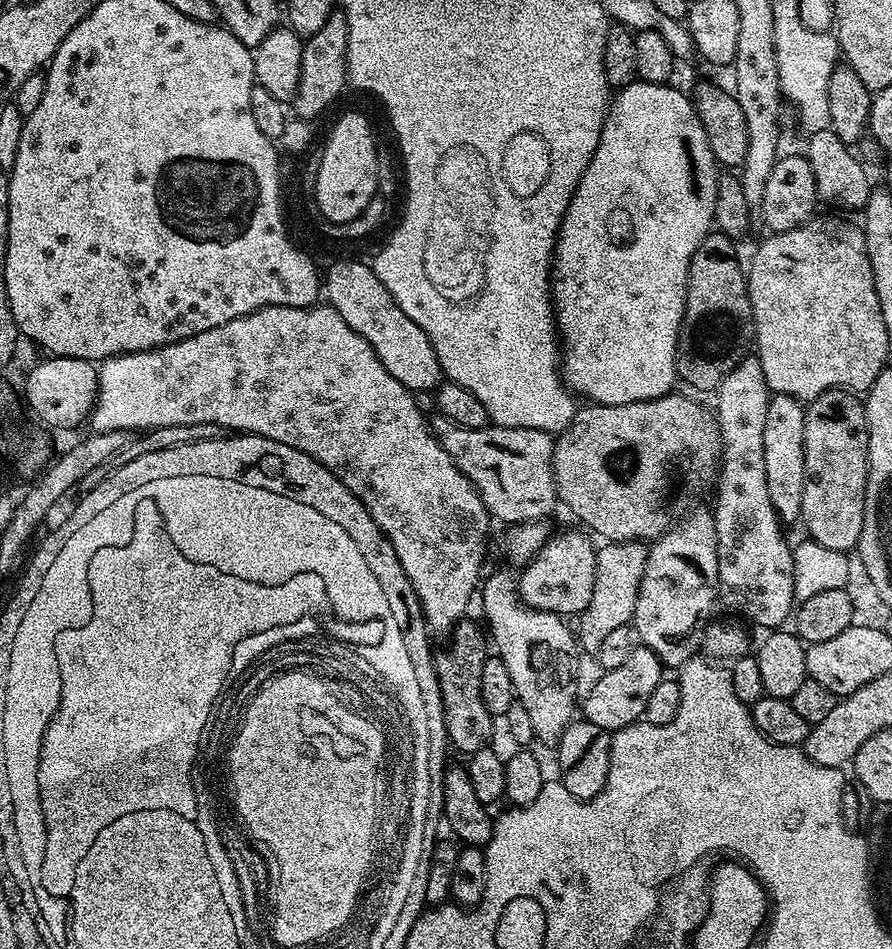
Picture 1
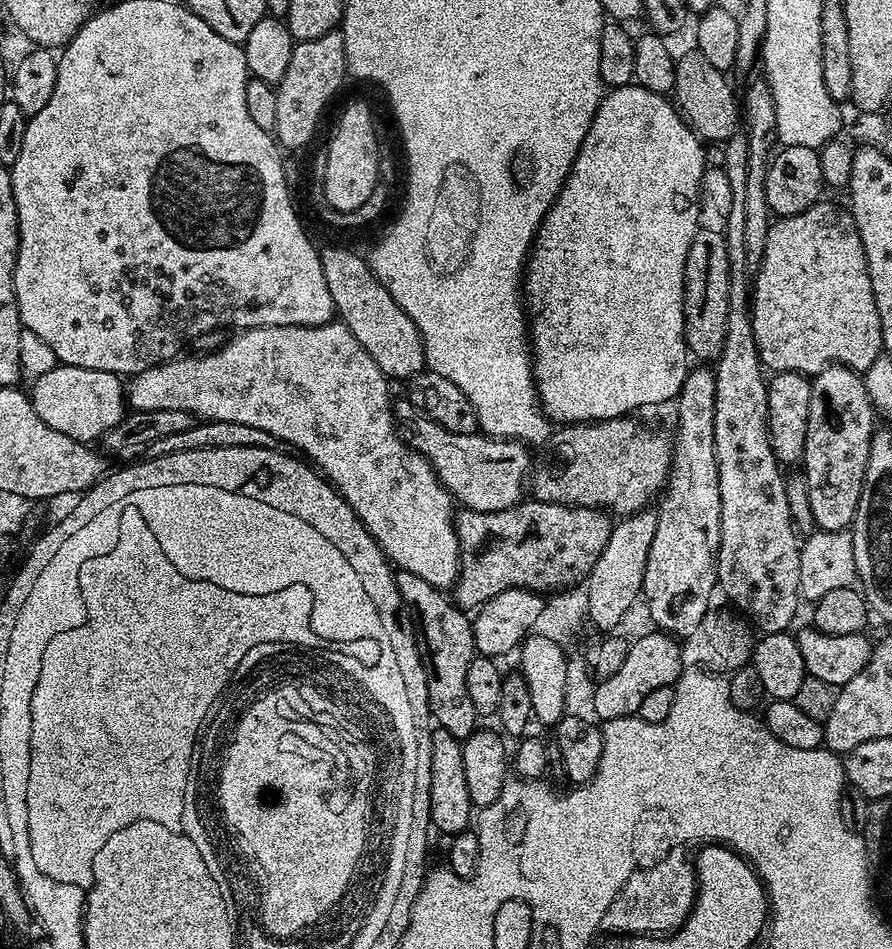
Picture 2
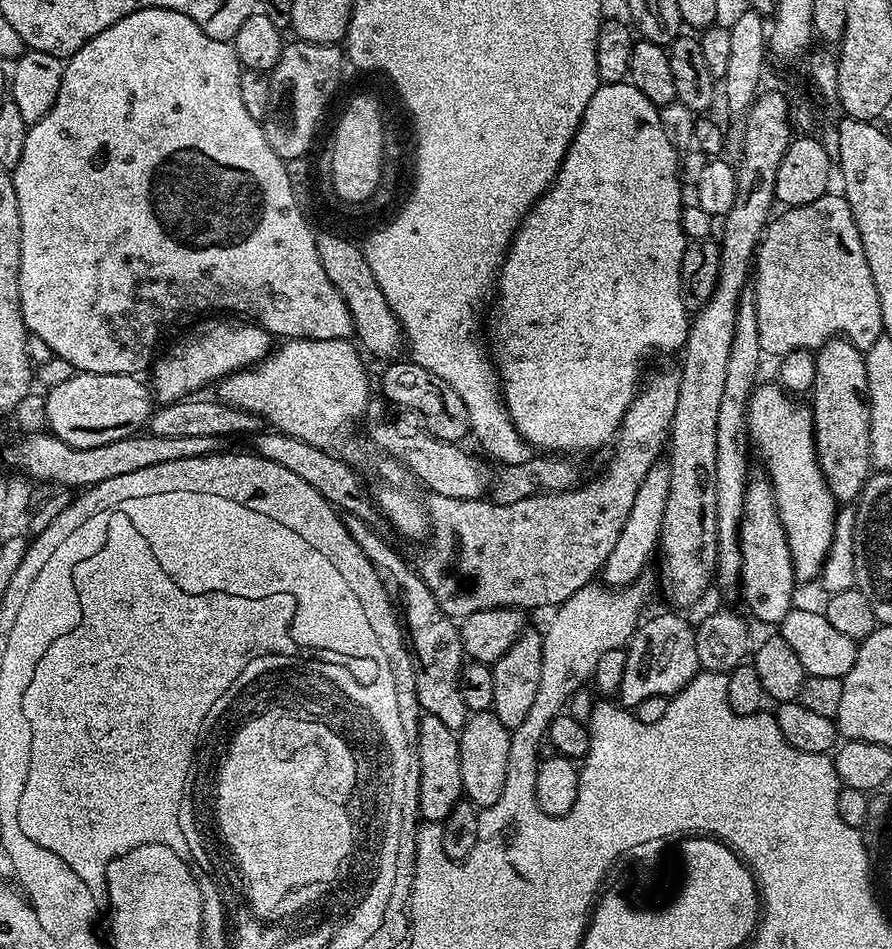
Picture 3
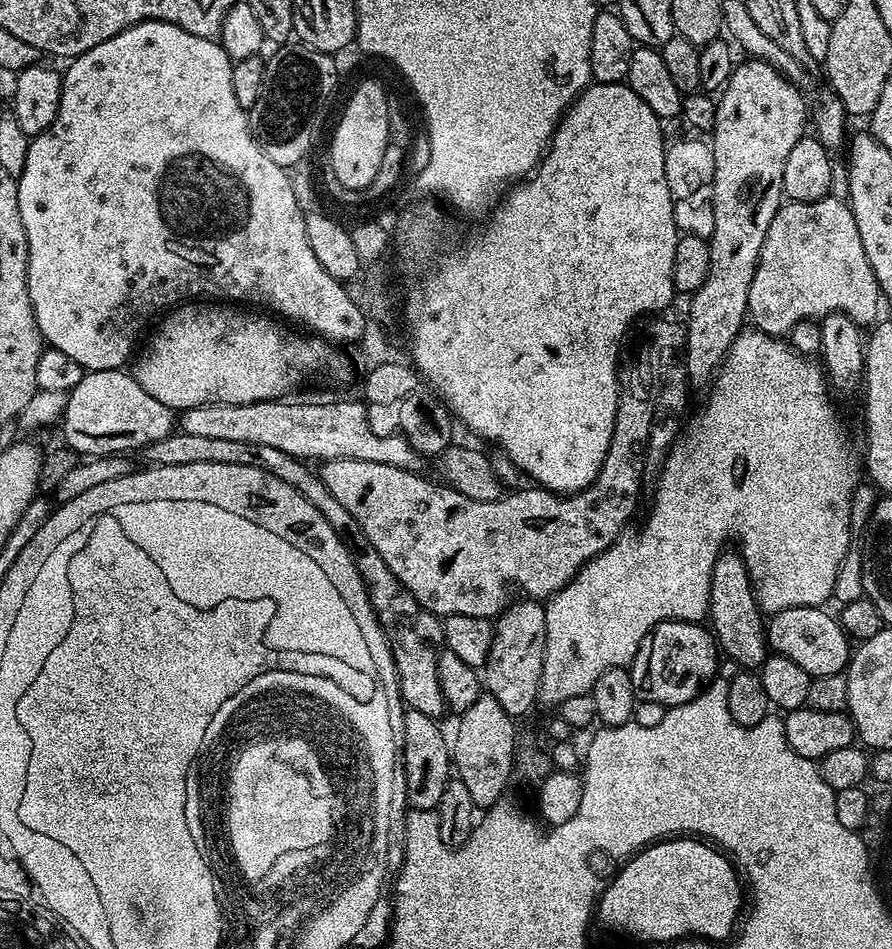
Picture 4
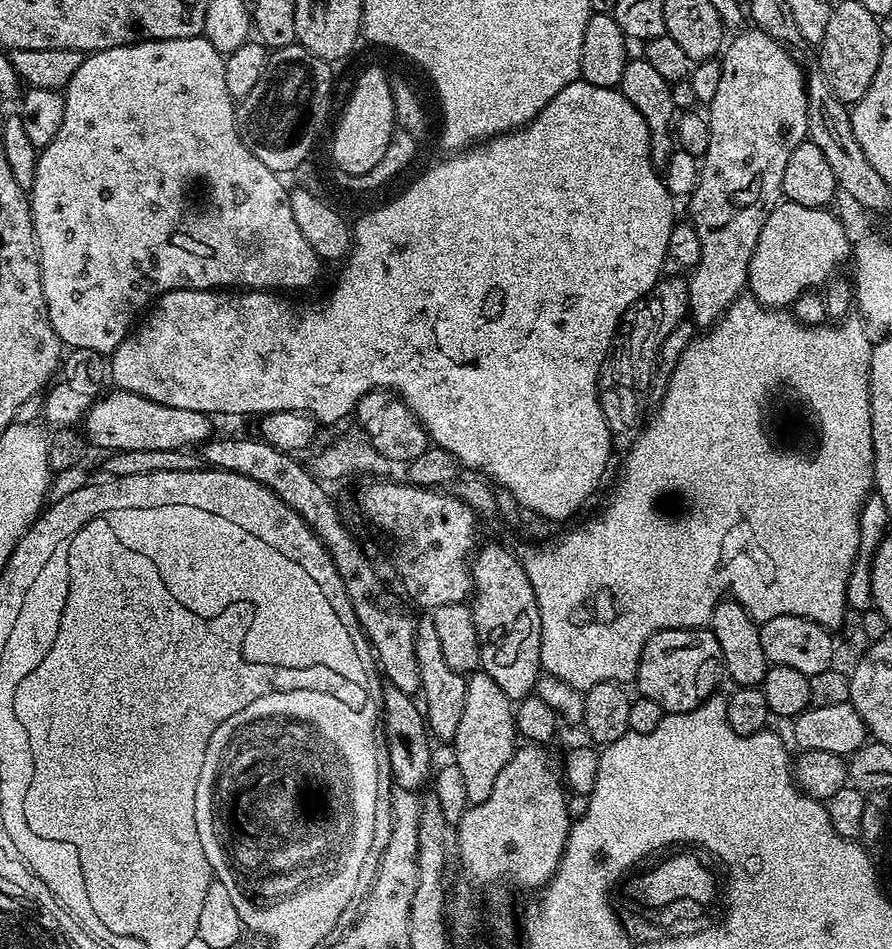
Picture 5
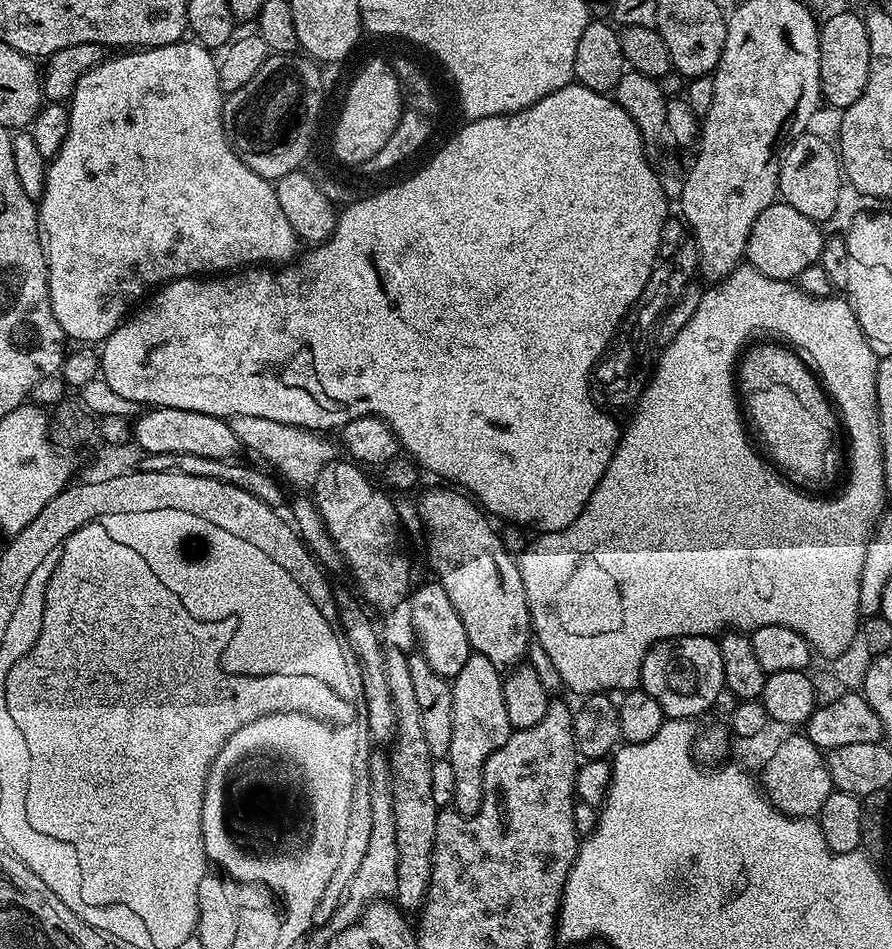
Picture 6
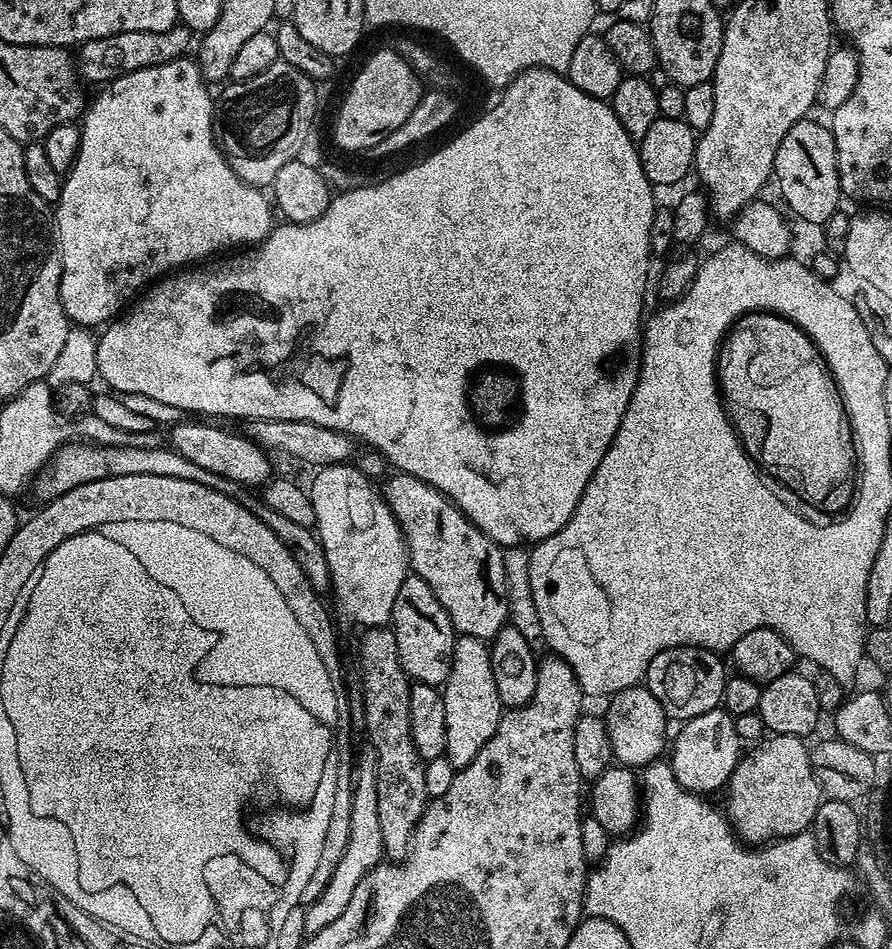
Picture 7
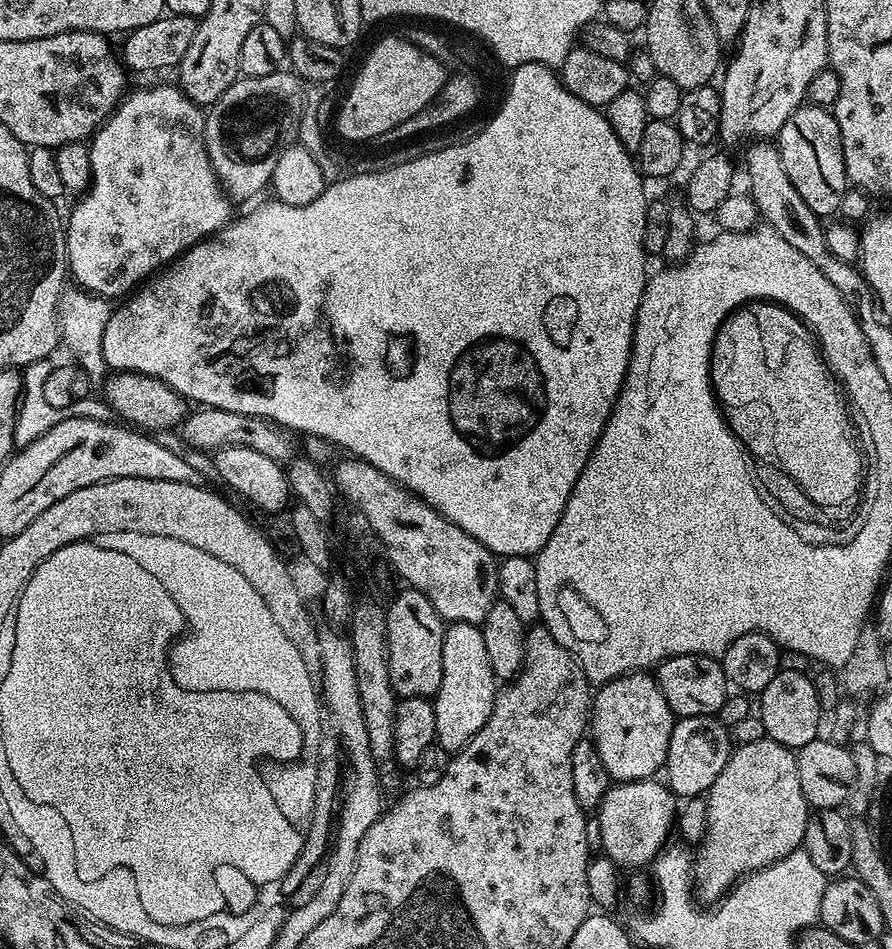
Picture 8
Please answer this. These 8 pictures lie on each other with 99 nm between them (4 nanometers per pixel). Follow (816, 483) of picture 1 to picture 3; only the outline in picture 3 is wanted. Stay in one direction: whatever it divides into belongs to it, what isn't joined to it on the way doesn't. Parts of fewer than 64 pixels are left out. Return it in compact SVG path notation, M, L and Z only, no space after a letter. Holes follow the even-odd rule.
M827 340L815 353L816 377L810 393L812 433L816 439L816 461L838 502L852 502L868 483L873 471L870 446L870 406L865 353L849 340Z

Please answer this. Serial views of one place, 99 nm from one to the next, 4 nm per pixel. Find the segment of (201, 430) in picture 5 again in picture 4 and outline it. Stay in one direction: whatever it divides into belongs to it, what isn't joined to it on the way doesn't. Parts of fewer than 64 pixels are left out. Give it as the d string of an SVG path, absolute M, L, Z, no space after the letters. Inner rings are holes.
M118 368L85 371L82 380L67 393L63 443L81 457L132 454L135 448L143 450L147 444L166 438L177 427L177 413L158 402L154 394L146 394L135 375L126 373Z

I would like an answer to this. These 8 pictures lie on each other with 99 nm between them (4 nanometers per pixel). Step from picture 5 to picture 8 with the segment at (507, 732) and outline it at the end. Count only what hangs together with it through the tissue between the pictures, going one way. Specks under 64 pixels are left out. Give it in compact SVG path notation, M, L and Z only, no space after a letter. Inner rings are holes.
M449 623L442 642L442 686L432 700L435 743L441 744L450 754L467 746L470 738L474 738L490 718L497 691L498 681L486 654L483 631L474 624Z

